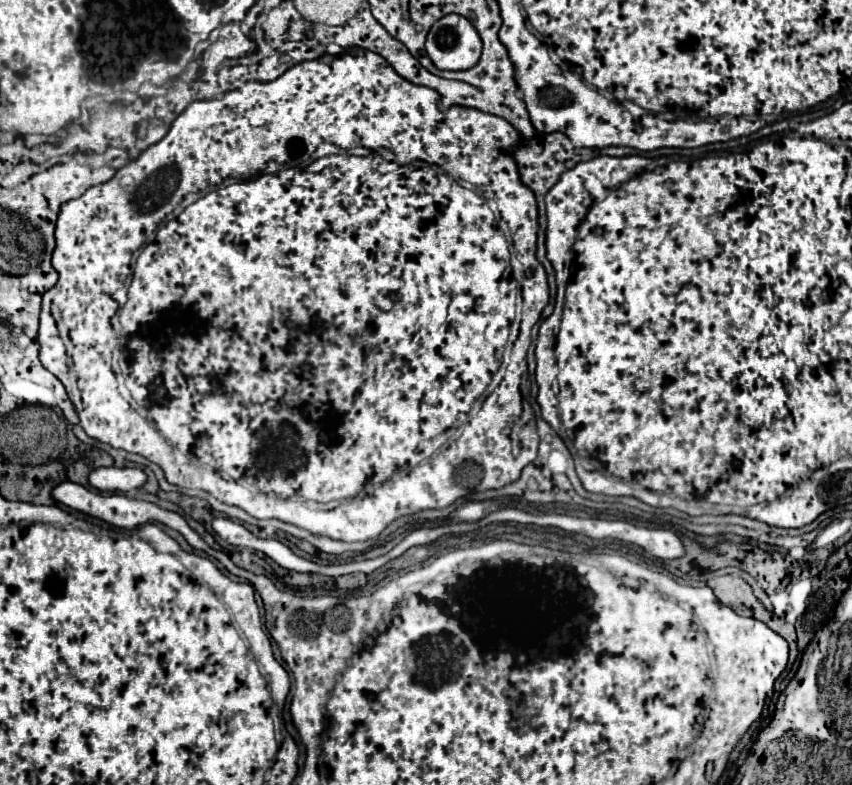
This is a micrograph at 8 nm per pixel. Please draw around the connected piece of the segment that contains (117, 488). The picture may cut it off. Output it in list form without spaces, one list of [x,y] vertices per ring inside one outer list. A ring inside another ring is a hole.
[[[97,468],[89,474],[93,488],[103,492],[129,492],[147,482],[147,474],[141,468]]]

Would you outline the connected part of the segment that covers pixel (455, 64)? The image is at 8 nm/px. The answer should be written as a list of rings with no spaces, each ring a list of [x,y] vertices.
[[[459,14],[437,20],[427,36],[427,54],[441,70],[467,70],[481,58],[483,42],[475,26]]]

